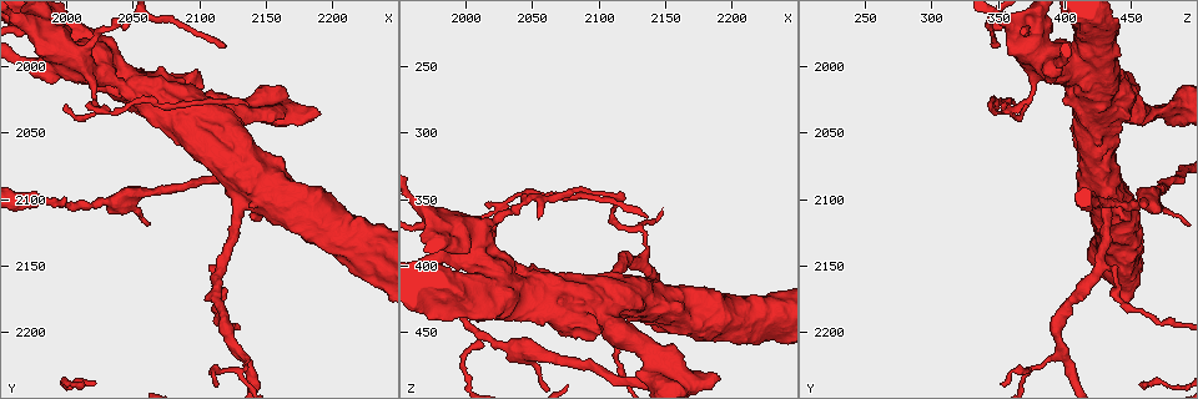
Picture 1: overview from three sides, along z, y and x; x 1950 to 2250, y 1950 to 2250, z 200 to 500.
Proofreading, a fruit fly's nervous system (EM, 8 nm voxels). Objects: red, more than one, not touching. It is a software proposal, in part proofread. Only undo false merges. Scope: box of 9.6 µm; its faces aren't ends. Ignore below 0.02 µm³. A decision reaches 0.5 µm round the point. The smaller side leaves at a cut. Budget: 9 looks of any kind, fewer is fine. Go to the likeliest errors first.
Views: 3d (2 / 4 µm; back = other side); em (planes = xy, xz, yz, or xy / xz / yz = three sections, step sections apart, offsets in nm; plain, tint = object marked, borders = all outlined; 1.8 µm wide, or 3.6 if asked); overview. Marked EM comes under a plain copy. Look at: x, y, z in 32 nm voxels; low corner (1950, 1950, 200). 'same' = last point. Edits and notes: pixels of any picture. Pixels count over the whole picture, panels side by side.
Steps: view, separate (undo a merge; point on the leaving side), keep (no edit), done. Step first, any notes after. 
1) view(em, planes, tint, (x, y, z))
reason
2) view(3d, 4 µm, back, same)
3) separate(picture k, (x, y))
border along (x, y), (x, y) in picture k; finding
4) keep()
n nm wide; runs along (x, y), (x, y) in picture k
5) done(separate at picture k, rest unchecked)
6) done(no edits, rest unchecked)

view(em, 3.6 µm, planes, borders, (2086, 2024, 440))

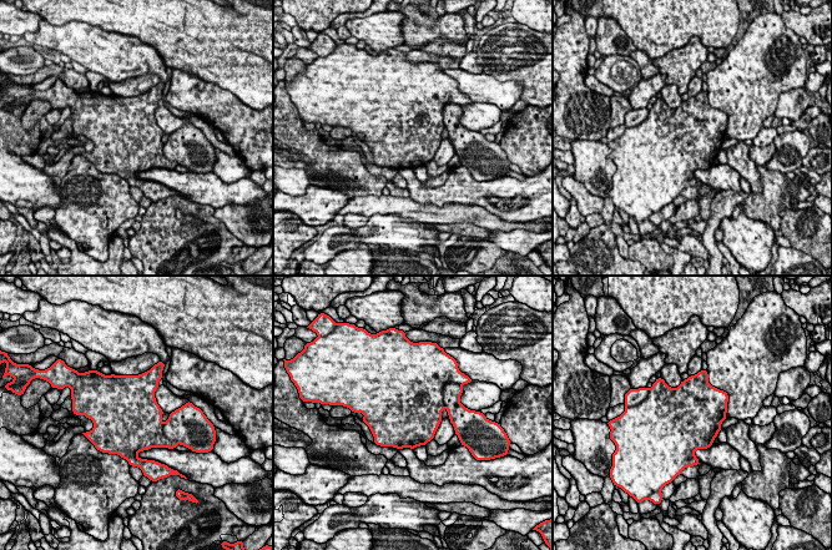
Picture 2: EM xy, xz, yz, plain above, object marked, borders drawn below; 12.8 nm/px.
keep()
continuous, no second cell

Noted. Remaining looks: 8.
view(3d, 4 µm, back, (2136, 2098, 434))
abrupt turn

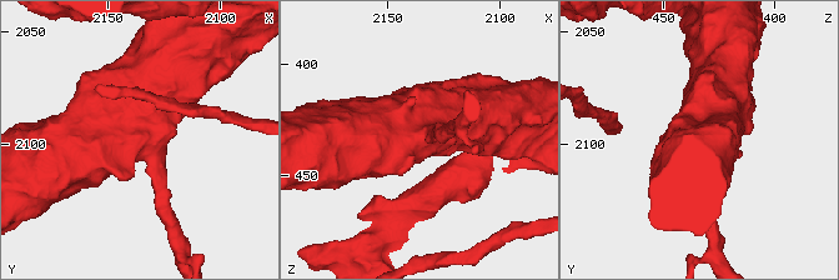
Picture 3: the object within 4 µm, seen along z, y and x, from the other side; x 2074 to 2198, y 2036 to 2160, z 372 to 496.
view(em, 3.6 µm, xz, step 8, tint, (2136, 2097, 433))
need the tissue

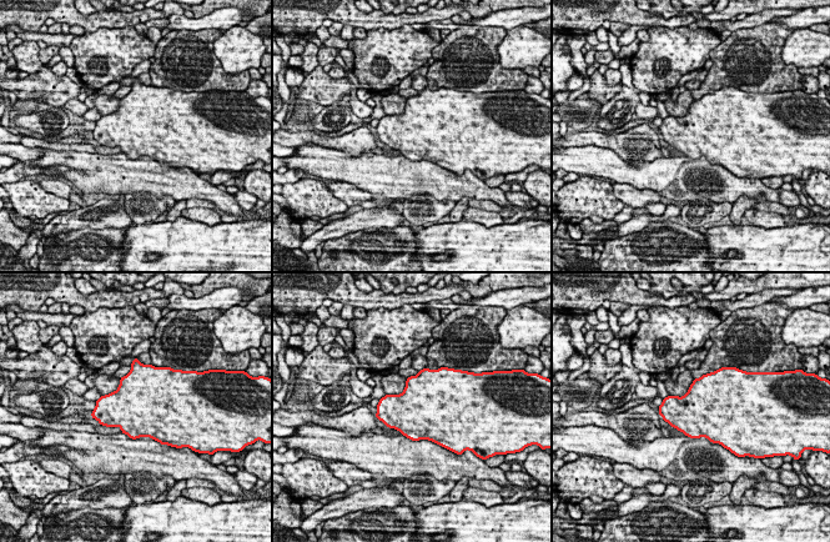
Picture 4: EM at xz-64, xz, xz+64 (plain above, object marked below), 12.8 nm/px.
view(em, 3.6 µm, planes, borders, same)
cut it another way

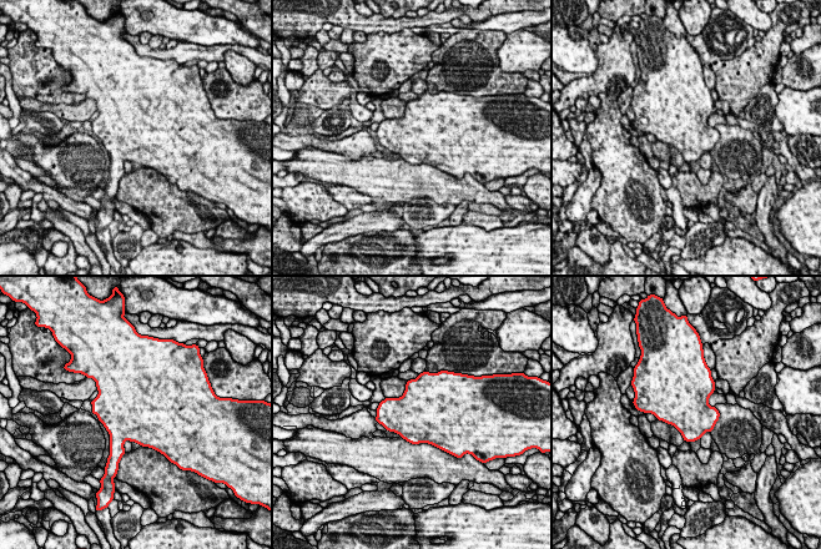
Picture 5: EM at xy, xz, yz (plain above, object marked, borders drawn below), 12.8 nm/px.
keep()
all the same cell

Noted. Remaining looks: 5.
view(em, planes, tint, (1970, 2100, 422))

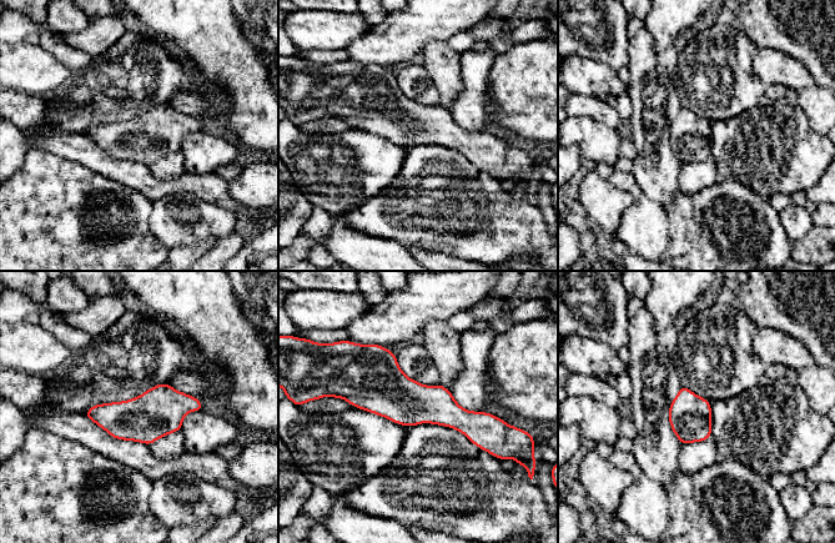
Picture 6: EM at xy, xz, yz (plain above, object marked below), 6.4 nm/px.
keep()
runs along (346, 392), (388, 392), (492, 425) in picture 6; continuous, no second cell

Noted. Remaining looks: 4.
view(3d, 2 µm, back, (2118, 2150, 428))
sharp bend

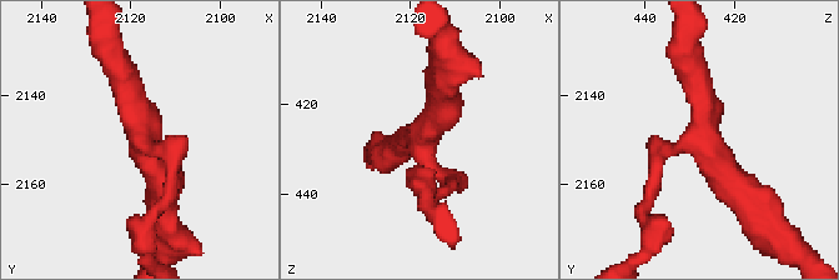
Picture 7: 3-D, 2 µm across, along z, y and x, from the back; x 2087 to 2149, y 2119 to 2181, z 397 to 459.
view(em, planes, tint, (2117, 2150, 428))
3 arms; need the tissue

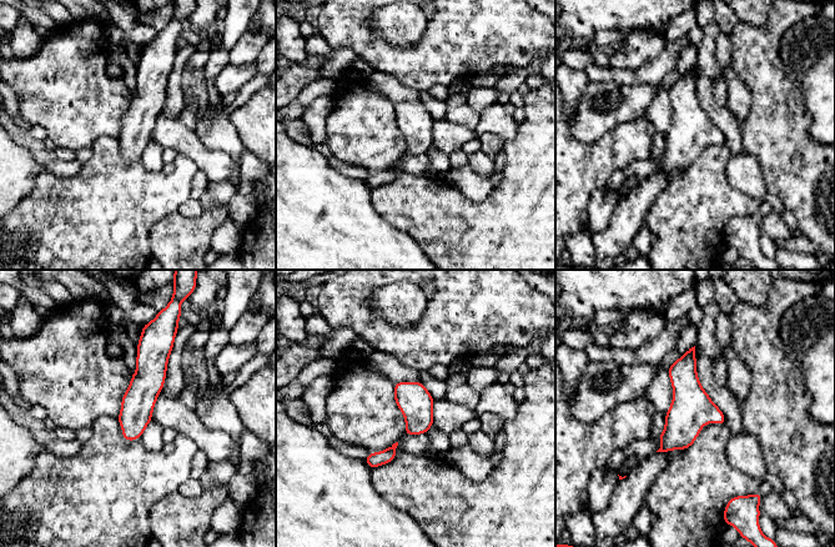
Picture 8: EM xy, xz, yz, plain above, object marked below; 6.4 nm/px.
keep()
runs along (150, 336), (150, 377), (129, 437) in picture 8; all the same cell

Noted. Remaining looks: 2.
done(no edits, rest unchecked)

